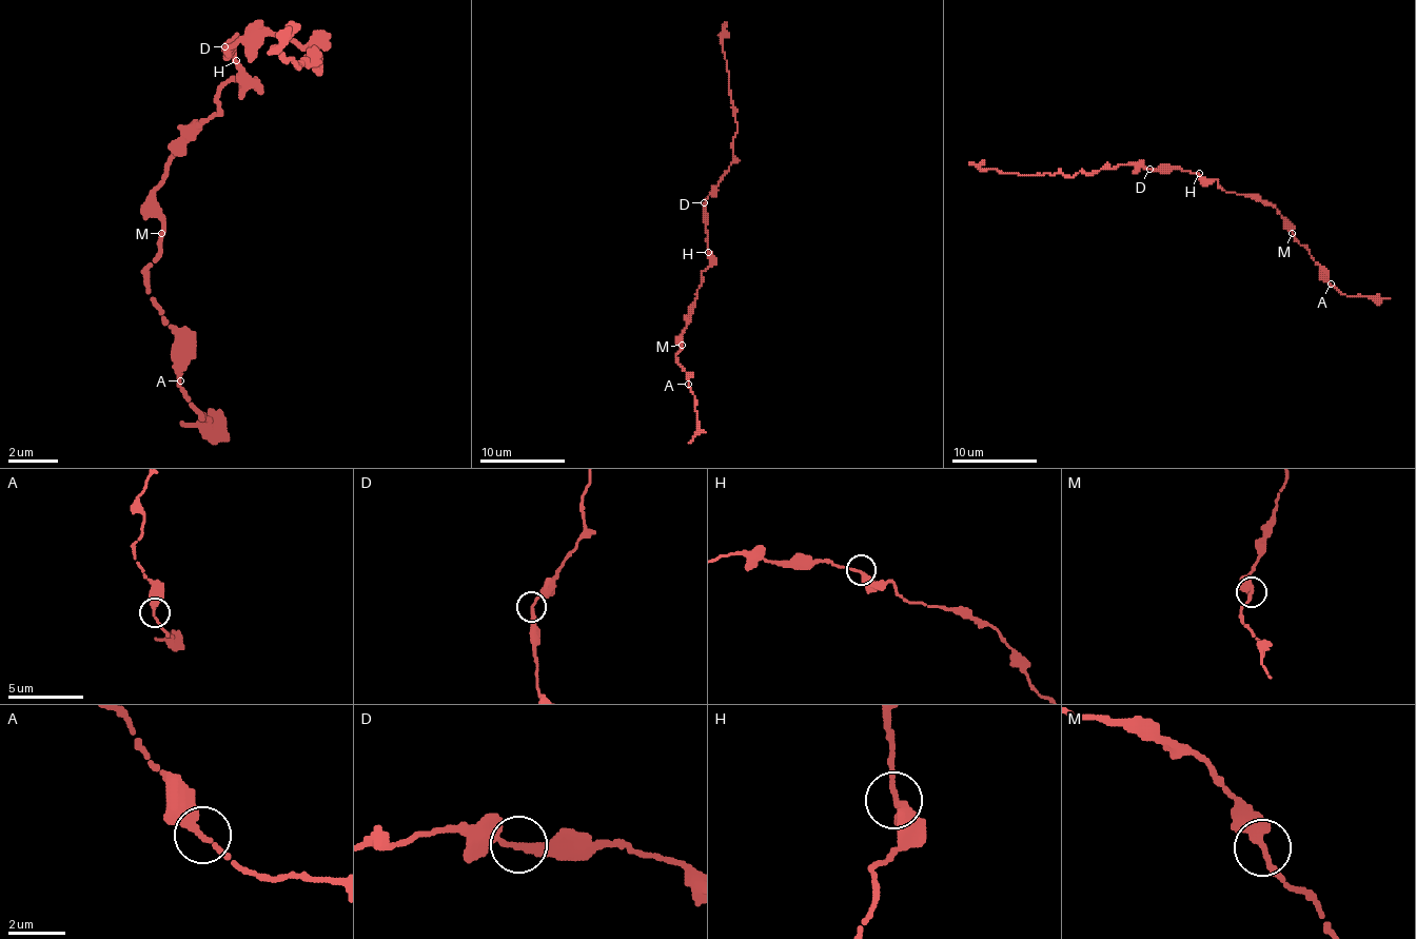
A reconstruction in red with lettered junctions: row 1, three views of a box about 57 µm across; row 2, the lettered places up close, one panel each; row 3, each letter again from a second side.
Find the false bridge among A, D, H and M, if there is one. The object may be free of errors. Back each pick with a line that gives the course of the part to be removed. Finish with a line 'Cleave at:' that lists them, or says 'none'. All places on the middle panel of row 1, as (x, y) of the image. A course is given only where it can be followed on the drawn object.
Cleave at: none

